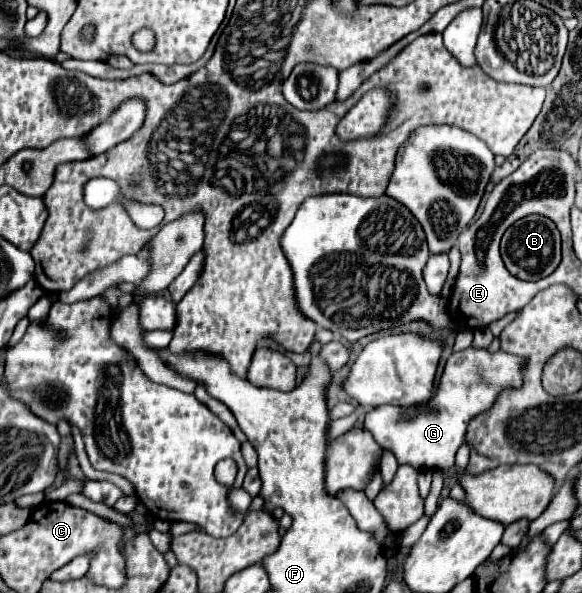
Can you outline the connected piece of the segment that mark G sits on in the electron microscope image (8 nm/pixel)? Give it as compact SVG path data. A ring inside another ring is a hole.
M464 349L452 353L446 361L440 385L430 401L416 407L396 407L380 405L370 411L364 419L364 429L372 433L376 443L384 449L390 449L400 465L412 465L414 469L452 469L454 455L464 443L468 421L492 407L496 395L504 387L522 385L522 359L496 351L494 355L486 349ZM414 411L414 415L412 415ZM418 411L418 413L416 413Z

